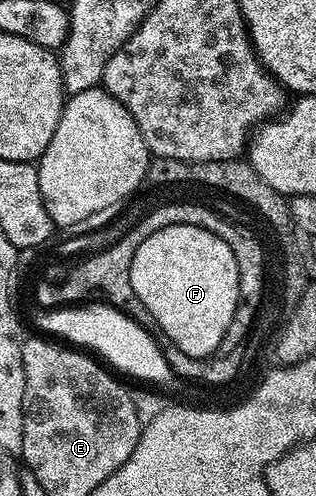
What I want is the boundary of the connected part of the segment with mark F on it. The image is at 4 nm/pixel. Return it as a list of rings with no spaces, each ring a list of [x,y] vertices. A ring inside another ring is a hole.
[[[171,225],[162,231],[154,231],[154,235],[150,235],[150,239],[146,239],[146,243],[142,243],[142,247],[138,247],[138,251],[134,251],[133,265],[130,267],[130,283],[134,295],[138,295],[138,299],[142,299],[142,303],[146,303],[146,311],[150,311],[150,315],[154,315],[154,319],[158,319],[158,327],[162,327],[162,331],[190,357],[209,358],[212,356],[219,344],[222,343],[231,320],[235,318],[236,305],[239,303],[238,266],[233,252],[218,235],[193,225]]]

